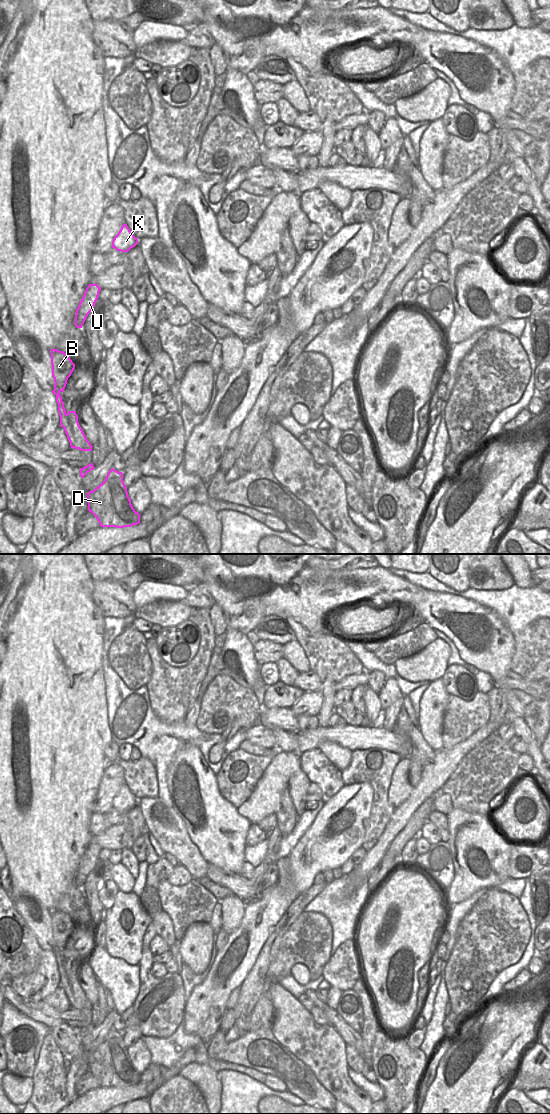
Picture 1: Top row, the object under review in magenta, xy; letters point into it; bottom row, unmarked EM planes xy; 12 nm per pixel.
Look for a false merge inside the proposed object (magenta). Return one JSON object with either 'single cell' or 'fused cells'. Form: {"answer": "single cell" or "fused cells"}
{"answer": "fused cells"}

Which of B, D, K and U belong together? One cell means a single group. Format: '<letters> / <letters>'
B D U / K

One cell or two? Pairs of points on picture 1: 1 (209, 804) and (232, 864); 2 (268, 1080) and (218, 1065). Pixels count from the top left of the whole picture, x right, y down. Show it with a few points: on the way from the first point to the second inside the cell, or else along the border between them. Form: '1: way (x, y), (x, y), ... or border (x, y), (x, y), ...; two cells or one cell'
1: way (210, 819), (220, 834), (224, 849); one cell
2: way (256, 1075), (230, 1066); one cell

